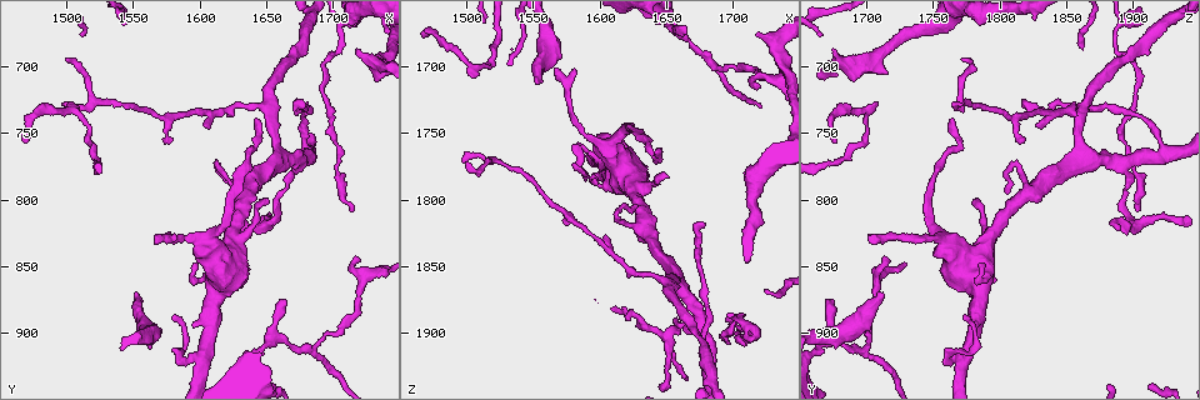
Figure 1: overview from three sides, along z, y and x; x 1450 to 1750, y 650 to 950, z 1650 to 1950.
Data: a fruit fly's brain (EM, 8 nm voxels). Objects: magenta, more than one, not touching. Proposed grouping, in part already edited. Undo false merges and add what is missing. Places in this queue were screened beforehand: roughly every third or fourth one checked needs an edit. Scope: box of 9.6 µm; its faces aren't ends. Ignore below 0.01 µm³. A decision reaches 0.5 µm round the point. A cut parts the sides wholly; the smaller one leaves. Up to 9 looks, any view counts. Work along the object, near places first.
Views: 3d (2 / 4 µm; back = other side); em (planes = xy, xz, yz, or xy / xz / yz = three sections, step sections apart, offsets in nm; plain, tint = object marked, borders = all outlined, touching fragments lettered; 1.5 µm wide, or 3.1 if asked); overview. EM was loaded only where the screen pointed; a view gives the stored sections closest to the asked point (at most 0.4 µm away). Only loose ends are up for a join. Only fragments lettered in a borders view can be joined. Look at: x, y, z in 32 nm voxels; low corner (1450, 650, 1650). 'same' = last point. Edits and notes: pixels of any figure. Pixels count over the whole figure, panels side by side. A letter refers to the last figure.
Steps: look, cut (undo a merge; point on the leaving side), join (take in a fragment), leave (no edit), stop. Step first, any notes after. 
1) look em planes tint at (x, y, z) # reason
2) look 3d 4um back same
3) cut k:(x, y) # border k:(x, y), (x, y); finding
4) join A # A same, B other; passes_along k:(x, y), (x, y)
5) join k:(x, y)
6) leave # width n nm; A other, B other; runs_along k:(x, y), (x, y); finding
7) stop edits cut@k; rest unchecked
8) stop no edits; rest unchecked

look em yz step 4 borders at (1722, 848, 1716) # thin end

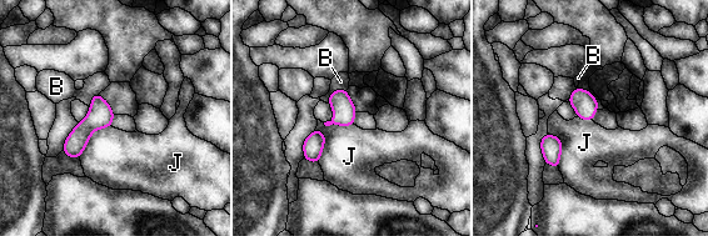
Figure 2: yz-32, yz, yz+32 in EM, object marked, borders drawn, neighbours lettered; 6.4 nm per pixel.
leave # B other, J other; border 2:(110, 125), (91, 134), (80, 156); none of them fits

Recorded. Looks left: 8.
look 3d 2um at (1666, 874, 1676) # free end

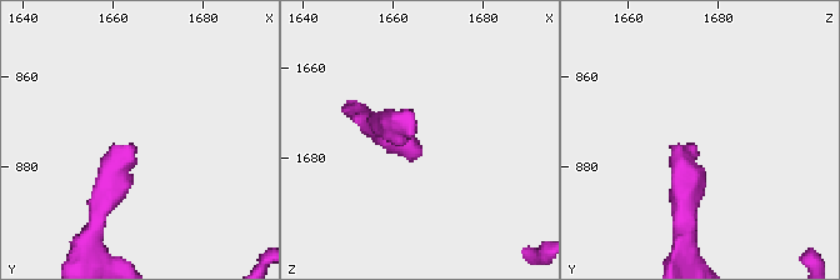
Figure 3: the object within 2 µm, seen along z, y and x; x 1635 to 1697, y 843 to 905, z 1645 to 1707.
look em planes borders at (1665, 876, 1675)

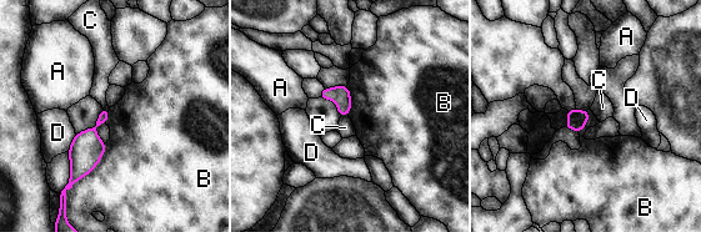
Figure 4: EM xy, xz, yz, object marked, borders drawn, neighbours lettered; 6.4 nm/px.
leave # A other, B other, C other, D other; border 4:(105, 144), (98, 164), (68, 190); no lettered fragment goes on from it

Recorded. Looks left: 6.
look em planes tint at (1584, 828, 1750) # thick turns thin

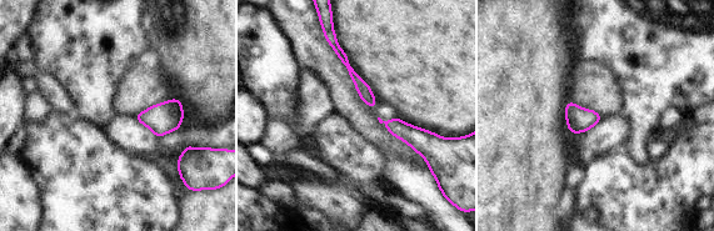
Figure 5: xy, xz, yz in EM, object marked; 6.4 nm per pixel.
look em planes borders same

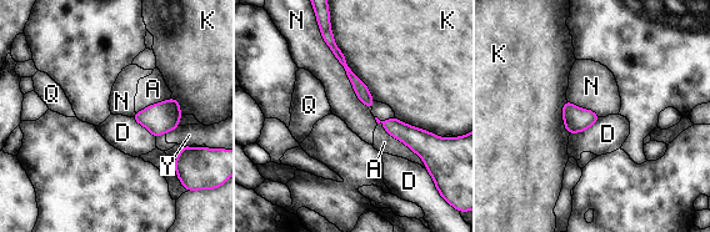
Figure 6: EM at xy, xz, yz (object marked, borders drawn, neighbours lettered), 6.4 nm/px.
leave # width 20 nm; A other, D other, K other, N other, Q other, Y other; runs_along 6:(331, 44), (369, 102); continuous, no second cell

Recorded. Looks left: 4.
look 3d 2um at (1550, 870, 1710) # an open end

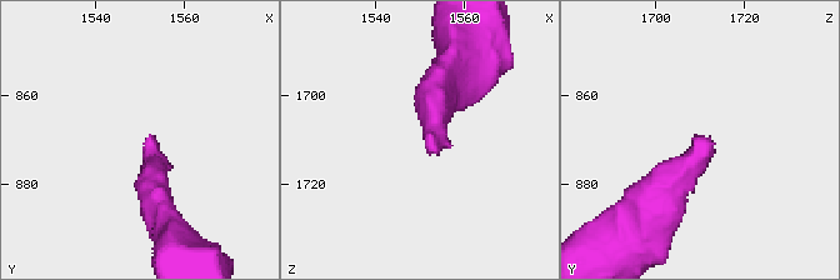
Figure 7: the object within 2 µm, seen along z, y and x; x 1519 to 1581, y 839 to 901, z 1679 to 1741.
look em planes borders at (1551, 870, 1710)

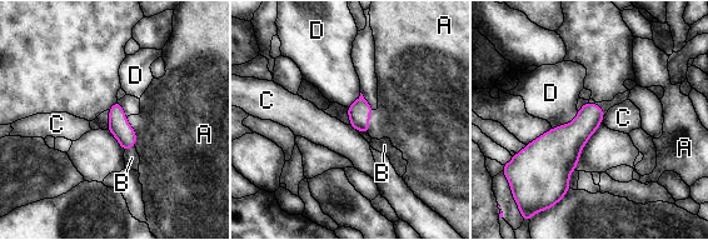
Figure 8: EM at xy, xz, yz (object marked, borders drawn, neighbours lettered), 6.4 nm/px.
leave # A other, B other, C other, D other; border 8:(578, 111), (569, 123), (552, 129); no lettered fragment goes on from it

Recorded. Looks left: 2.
stop no edits; rest unchecked

